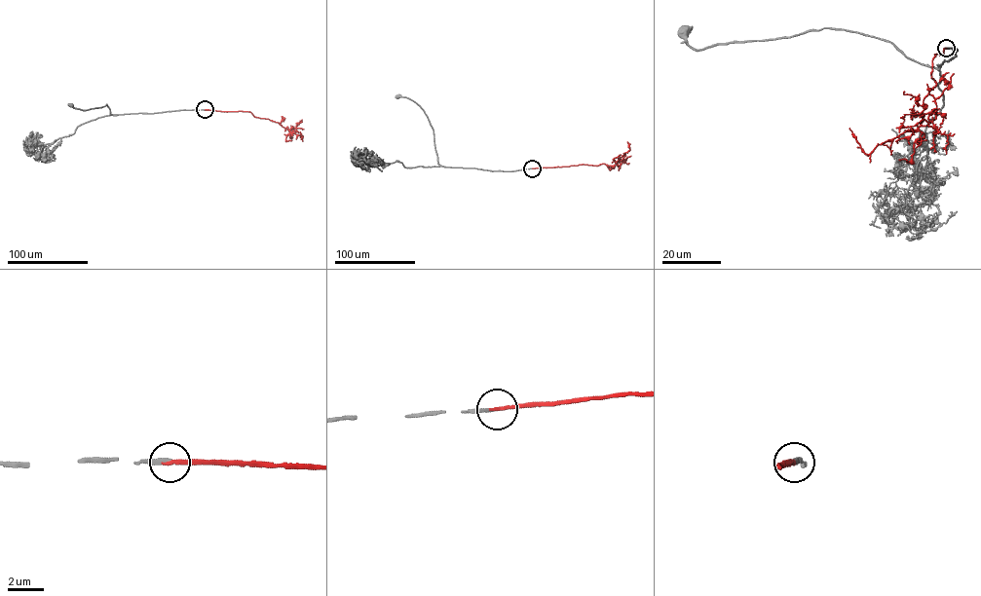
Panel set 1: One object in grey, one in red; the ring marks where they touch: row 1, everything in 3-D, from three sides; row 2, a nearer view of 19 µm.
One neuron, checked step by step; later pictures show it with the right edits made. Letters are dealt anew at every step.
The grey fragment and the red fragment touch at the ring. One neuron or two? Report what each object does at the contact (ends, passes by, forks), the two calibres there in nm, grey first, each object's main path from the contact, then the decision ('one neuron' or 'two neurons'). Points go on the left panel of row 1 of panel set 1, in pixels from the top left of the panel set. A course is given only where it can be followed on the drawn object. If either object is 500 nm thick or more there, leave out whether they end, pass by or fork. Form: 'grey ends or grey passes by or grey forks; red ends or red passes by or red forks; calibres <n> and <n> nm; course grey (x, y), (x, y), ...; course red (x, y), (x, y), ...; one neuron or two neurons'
grey ends; red ends; calibres 200 and 240 nm; course grey (205, 109), (115, 115), (110, 114), (106, 104), (85, 110), (70, 105); course red (205, 109), (249, 111), (255, 117), (278, 122), (302, 139), (300, 131); one neuron

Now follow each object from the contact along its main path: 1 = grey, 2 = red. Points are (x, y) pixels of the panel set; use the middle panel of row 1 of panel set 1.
1: (532, 168), (492, 170), (440, 166), (433, 130), (424, 110), (412, 100), (397, 95)
2: (532, 168), (615, 166), (629, 149), (627, 141)

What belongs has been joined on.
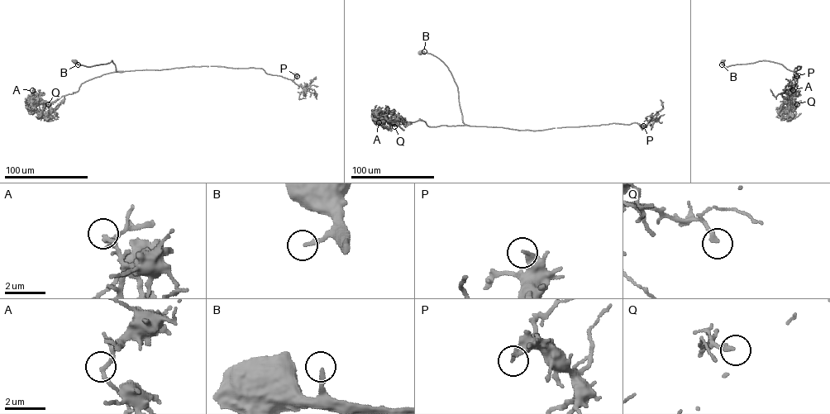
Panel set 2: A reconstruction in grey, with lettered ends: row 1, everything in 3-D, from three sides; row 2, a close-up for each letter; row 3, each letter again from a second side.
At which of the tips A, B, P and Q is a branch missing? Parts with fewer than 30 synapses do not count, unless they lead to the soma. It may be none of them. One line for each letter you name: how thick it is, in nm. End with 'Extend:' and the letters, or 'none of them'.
Q: 240 nm thick
Extend: Q

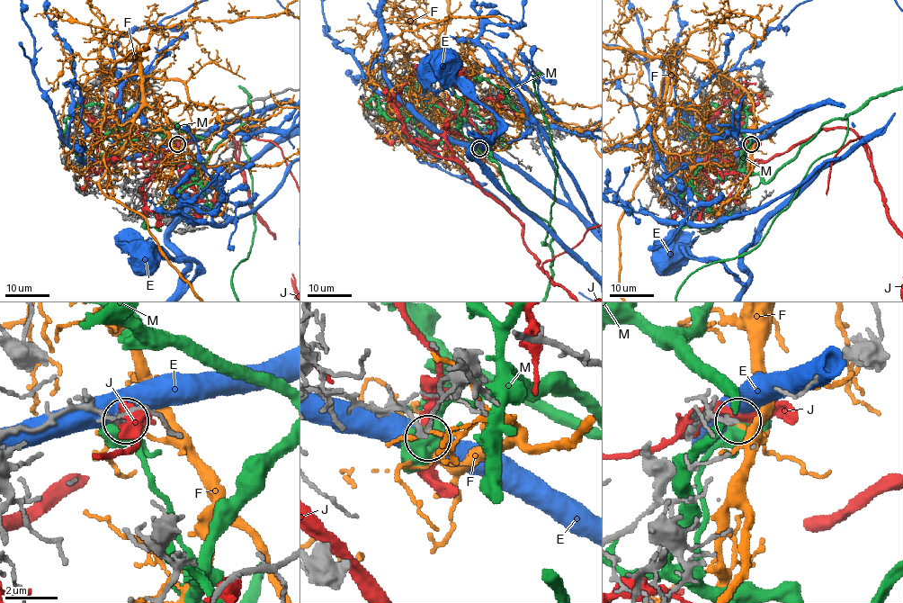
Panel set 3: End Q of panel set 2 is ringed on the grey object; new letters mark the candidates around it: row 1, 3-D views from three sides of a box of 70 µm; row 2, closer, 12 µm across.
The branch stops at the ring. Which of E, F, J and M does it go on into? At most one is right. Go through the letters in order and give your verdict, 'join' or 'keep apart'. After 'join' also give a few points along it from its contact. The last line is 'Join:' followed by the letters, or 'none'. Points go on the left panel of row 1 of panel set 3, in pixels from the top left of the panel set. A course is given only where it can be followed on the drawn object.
E: keep apart
F: keep apart
J: keep apart
M: keep apart
Join: none

